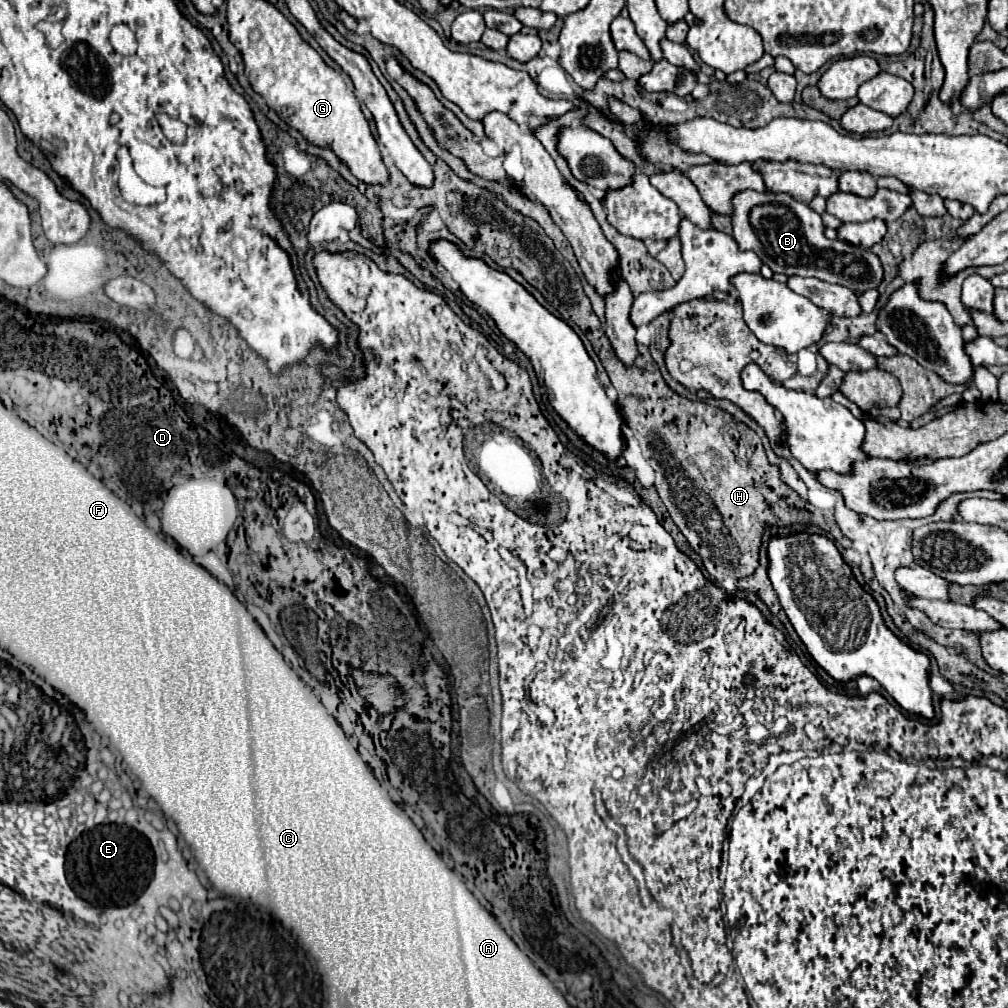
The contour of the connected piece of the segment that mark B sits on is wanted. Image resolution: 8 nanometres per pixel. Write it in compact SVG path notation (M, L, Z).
M744 190L734 194L732 198L732 236L738 242L740 250L752 250L758 254L758 258L762 258L762 262L766 266L770 266L772 272L780 272L786 276L816 276L820 280L826 282L834 282L834 284L842 284L854 292L864 292L868 288L876 288L878 282L882 280L882 264L878 260L878 256L874 256L870 250L860 248L860 246L852 246L848 242L842 240L828 240L824 236L824 224L820 214L816 214L808 204L796 202L790 194L782 194L782 192L756 192L756 190Z

